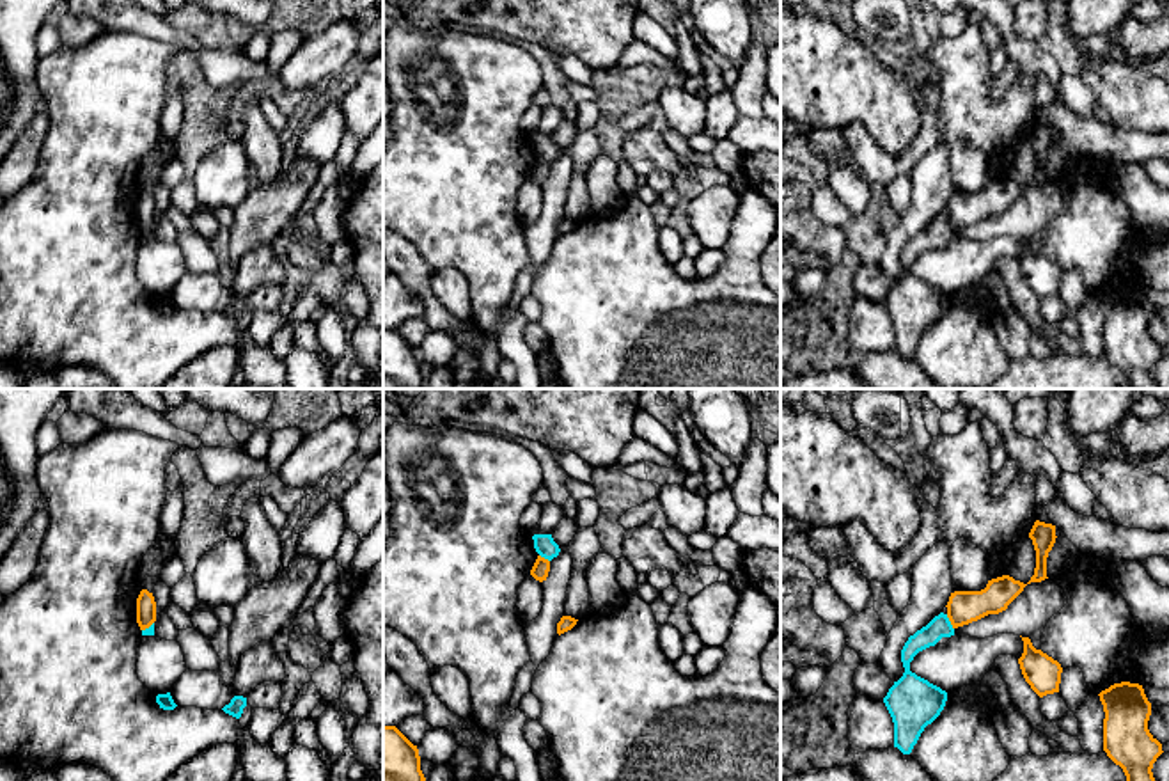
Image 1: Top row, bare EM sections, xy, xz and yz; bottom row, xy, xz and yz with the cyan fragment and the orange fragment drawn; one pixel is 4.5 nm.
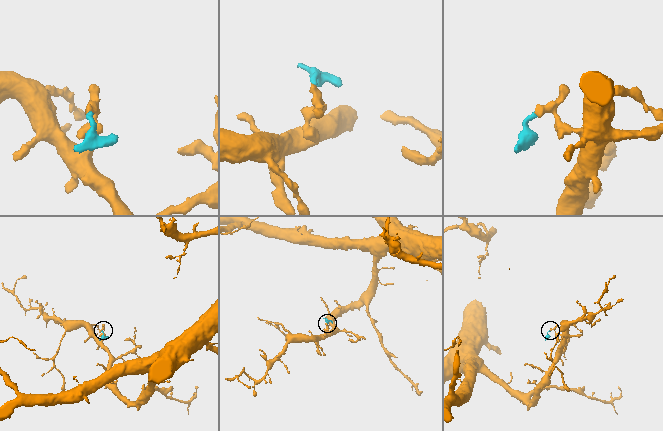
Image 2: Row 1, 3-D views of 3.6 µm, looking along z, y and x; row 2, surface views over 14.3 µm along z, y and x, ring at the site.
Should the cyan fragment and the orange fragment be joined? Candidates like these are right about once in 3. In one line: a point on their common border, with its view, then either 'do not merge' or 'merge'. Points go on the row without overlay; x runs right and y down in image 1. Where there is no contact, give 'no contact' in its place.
yz (949, 224) | do not merge

